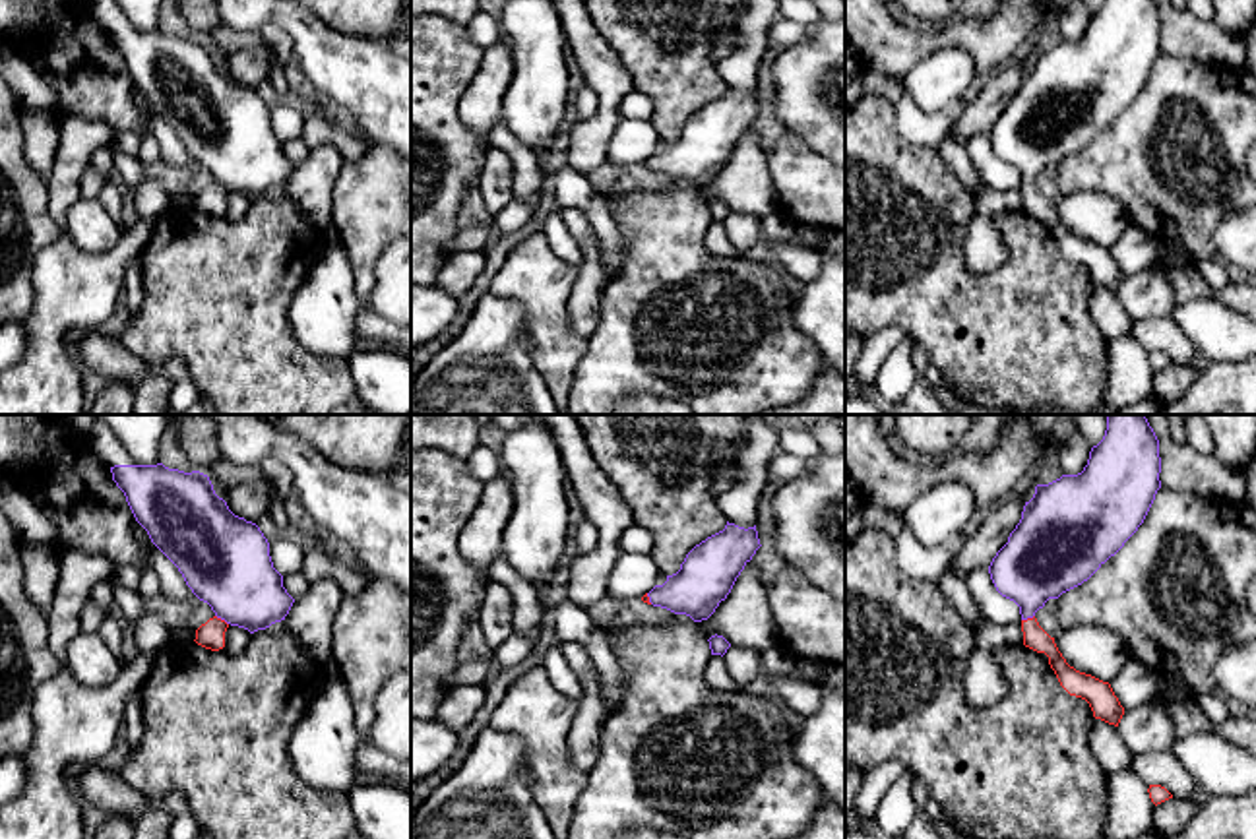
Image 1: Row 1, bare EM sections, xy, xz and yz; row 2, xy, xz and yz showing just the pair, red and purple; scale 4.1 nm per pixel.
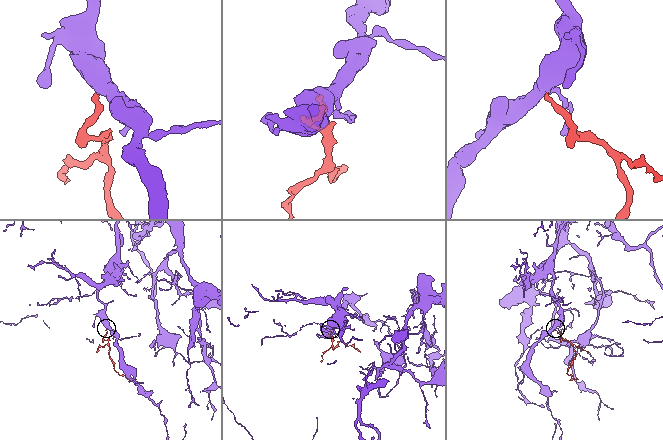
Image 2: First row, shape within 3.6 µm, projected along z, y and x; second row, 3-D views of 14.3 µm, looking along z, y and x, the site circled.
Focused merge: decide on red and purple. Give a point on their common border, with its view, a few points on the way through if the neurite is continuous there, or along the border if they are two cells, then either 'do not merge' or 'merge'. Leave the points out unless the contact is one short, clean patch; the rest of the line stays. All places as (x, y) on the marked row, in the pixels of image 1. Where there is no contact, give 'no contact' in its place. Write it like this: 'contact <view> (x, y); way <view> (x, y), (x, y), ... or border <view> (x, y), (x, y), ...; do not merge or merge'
contact xy (219, 619); way xy (212, 634), (219, 619), (223, 559); merge

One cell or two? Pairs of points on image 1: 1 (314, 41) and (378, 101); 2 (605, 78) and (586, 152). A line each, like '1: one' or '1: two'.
1: one
2: one

